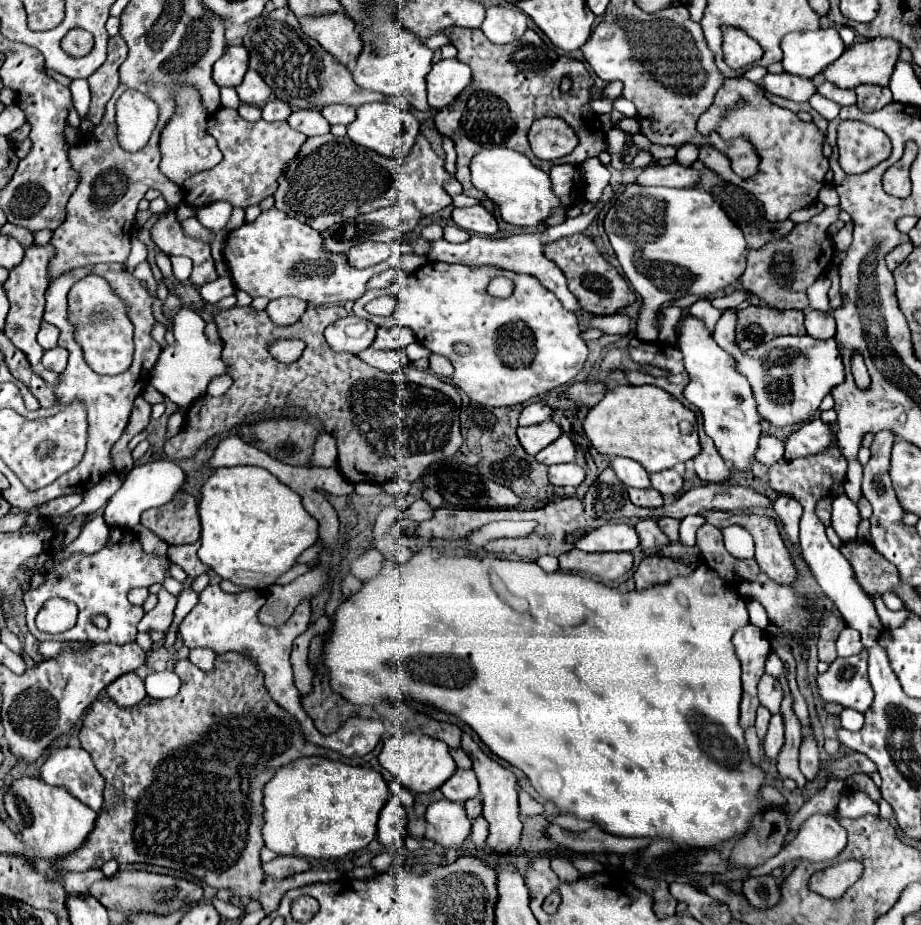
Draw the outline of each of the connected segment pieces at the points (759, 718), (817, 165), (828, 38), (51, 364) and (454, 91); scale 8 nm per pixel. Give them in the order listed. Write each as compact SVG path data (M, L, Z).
M758 706L758 714L756 714L756 730L758 730L758 738L762 740L766 736L768 730L768 722L770 722L770 712L764 706Z
M728 78L718 90L714 104L700 116L698 132L708 136L712 130L718 130L722 138L746 136L758 148L760 154L760 176L742 180L734 172L716 172L730 184L744 188L754 194L766 212L766 220L780 222L786 220L794 210L806 208L818 198L820 188L824 186L824 176L828 172L828 160L822 154L824 134L812 122L802 122L792 110L780 108L766 100L762 88L750 80Z
M834 28L790 32L782 38L782 66L794 76L814 78L844 52L844 42Z
M56 346L52 350L46 350L44 356L42 356L42 366L46 370L54 370L54 372L62 372L68 364L68 350L62 348L62 346Z
M456 58L440 60L428 74L428 104L434 110L446 108L470 84L470 68Z

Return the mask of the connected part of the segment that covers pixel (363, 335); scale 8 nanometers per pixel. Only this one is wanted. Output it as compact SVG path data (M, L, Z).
M346 316L324 330L324 338L334 352L358 354L376 338L376 326L358 316Z

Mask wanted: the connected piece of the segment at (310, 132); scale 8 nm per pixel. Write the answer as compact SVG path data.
M294 110L288 116L288 124L306 136L318 136L330 132L330 124L318 110Z

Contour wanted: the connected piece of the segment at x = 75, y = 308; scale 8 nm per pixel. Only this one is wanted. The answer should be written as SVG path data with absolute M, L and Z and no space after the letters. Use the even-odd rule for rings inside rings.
M88 274L82 280L78 280L70 292L68 292L68 304L70 304L70 320L76 326L76 340L84 348L86 362L90 368L98 374L122 374L132 364L134 354L134 326L128 318L128 308L124 300L114 292L114 288L98 274ZM86 318L94 318L86 326Z

